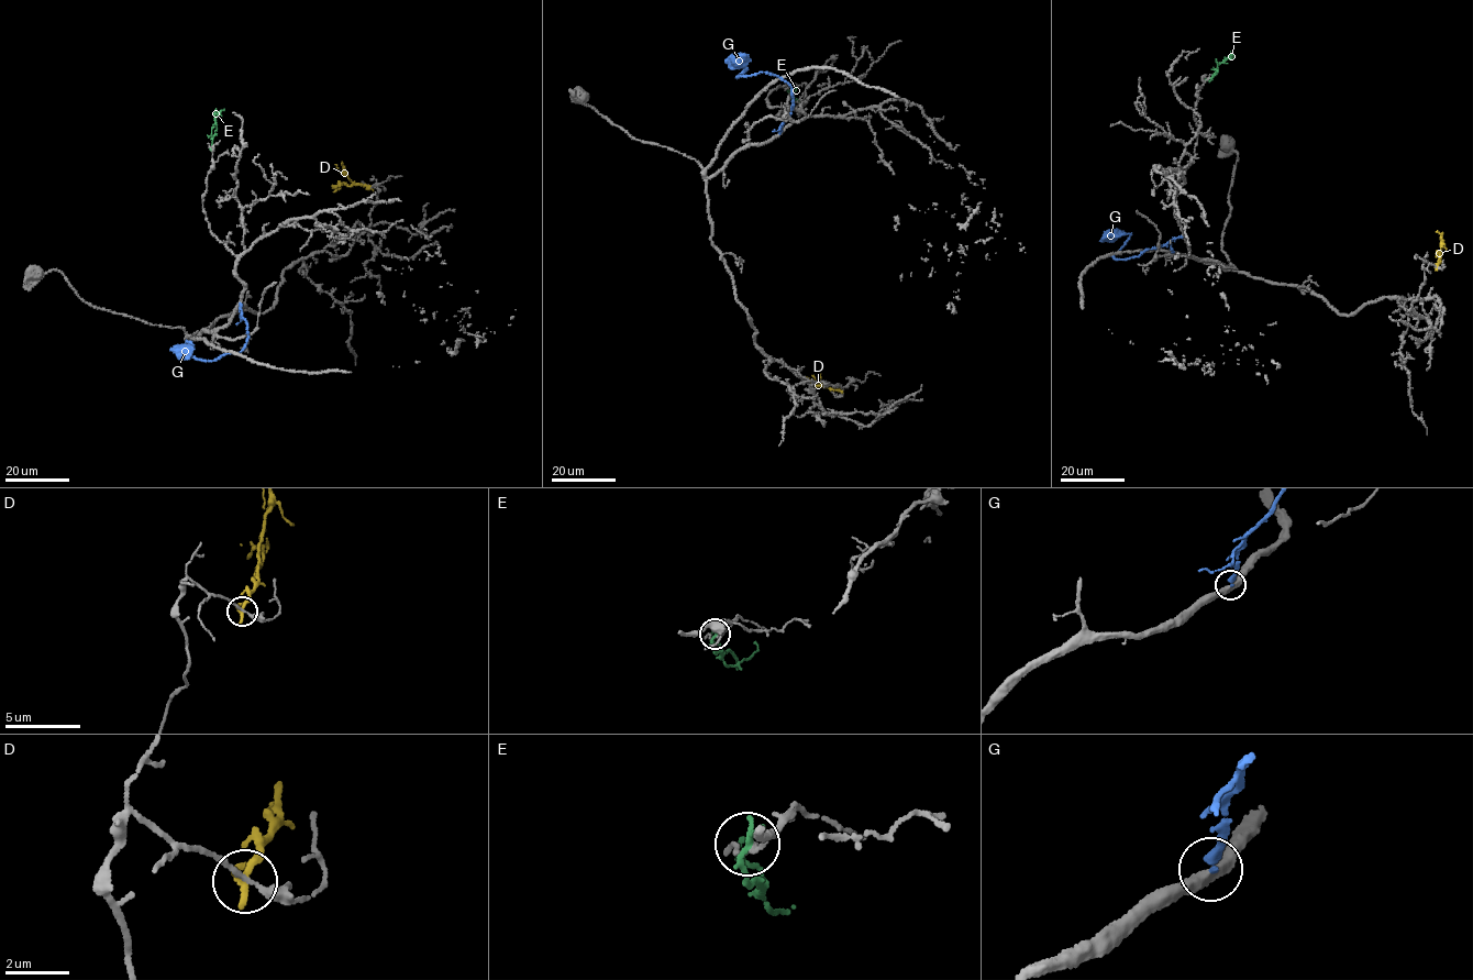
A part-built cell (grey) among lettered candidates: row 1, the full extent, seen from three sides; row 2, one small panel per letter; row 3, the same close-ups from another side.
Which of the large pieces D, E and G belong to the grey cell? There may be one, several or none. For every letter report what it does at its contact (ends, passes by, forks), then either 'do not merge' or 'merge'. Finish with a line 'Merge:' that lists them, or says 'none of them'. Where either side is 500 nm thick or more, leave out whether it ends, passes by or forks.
D: it passes by; do not merge
E: it ends there; do not merge
G: it ends there; do not merge
Merge: none of them

